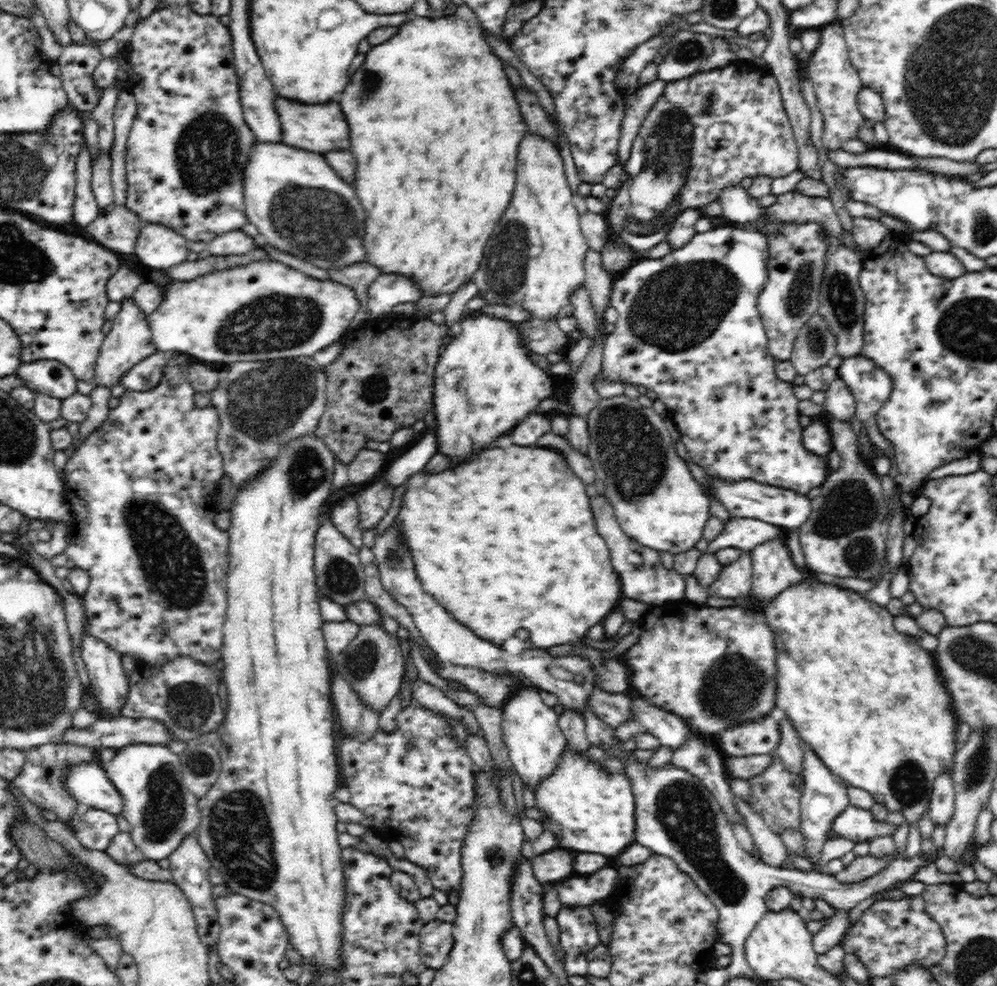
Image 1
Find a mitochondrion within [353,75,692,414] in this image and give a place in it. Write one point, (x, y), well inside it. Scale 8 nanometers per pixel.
(507, 260)

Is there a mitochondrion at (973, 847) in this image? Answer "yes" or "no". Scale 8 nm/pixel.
no

